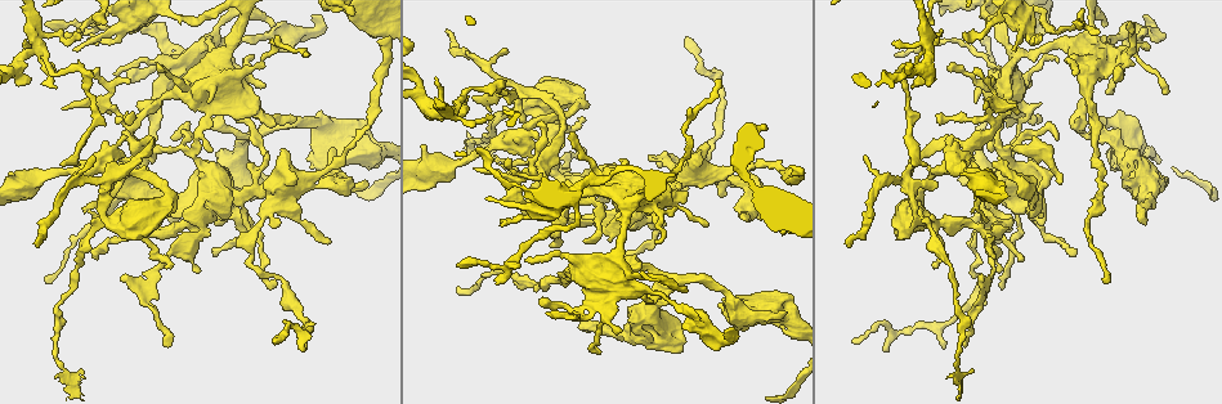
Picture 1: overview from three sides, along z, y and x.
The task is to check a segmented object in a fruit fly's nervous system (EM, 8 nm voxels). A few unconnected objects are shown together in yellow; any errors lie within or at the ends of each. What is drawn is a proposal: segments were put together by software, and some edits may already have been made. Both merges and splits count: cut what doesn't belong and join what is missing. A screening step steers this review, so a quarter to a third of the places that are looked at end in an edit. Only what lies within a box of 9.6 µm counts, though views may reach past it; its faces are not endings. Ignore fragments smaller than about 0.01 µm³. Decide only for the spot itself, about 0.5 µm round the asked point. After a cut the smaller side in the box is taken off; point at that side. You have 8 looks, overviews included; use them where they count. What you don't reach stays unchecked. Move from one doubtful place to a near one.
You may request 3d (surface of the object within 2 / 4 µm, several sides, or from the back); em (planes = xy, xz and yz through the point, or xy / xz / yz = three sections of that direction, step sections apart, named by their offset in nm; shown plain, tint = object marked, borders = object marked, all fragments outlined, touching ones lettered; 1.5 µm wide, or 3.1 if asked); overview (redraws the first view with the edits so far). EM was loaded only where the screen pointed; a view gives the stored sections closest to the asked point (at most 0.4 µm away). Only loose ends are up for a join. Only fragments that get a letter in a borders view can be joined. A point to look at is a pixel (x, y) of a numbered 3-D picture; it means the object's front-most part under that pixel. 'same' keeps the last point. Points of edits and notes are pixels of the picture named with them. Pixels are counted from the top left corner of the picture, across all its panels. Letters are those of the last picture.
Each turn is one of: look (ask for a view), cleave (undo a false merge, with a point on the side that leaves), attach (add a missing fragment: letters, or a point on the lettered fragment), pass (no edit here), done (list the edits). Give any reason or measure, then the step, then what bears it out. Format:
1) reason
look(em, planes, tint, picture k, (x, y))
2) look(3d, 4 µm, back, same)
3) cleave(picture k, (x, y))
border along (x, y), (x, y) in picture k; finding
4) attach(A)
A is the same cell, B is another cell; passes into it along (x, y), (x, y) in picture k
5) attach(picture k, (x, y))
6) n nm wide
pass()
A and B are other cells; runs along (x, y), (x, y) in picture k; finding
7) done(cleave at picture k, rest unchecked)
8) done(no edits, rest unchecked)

branch stops here
look(em, planes, borders, picture 1, (1112, 167))

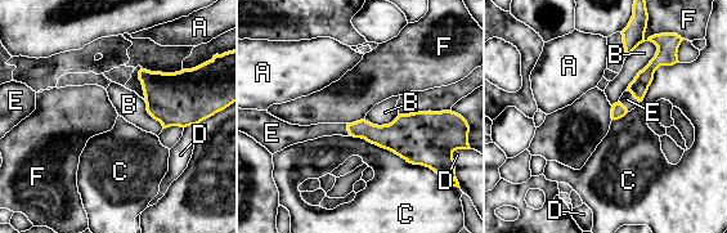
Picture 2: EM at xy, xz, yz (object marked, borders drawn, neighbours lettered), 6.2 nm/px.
attach(picture 2, (627, 99))
E is the same cell, A, B, C, D and F are other cells; passes into it along (640, 85), (633, 95), (627, 99) in picture 2; it goes on there

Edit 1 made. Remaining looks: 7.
stops while still wide
look(em, planes, borders, picture 1, (1138, 149))

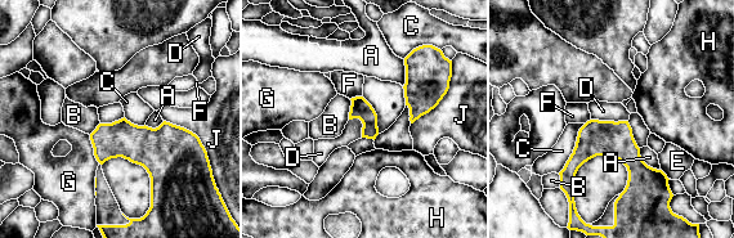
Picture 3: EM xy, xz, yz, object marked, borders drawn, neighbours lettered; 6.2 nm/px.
C touches over 360 nm
pass()
A, B, C, D, E, F, G, H and J are other cells; no lettered fragment goes on from it

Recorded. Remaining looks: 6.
calibre changes
look(em, xz, step 8, tint, picture 1, (591, 161))

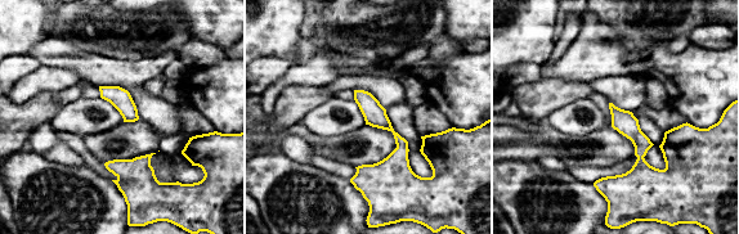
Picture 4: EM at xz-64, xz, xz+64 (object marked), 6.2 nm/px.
look(em, planes, borders, same)

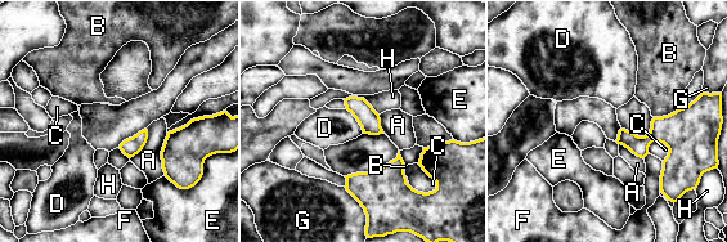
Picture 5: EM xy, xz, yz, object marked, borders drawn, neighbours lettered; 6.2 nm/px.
pass()
A, B, C, D, E, F, G and H are other cells; border along (344, 98), (362, 97), (378, 115) in picture 5; one neuron here

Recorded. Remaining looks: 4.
done(attach at picture 2, rest unchecked)

